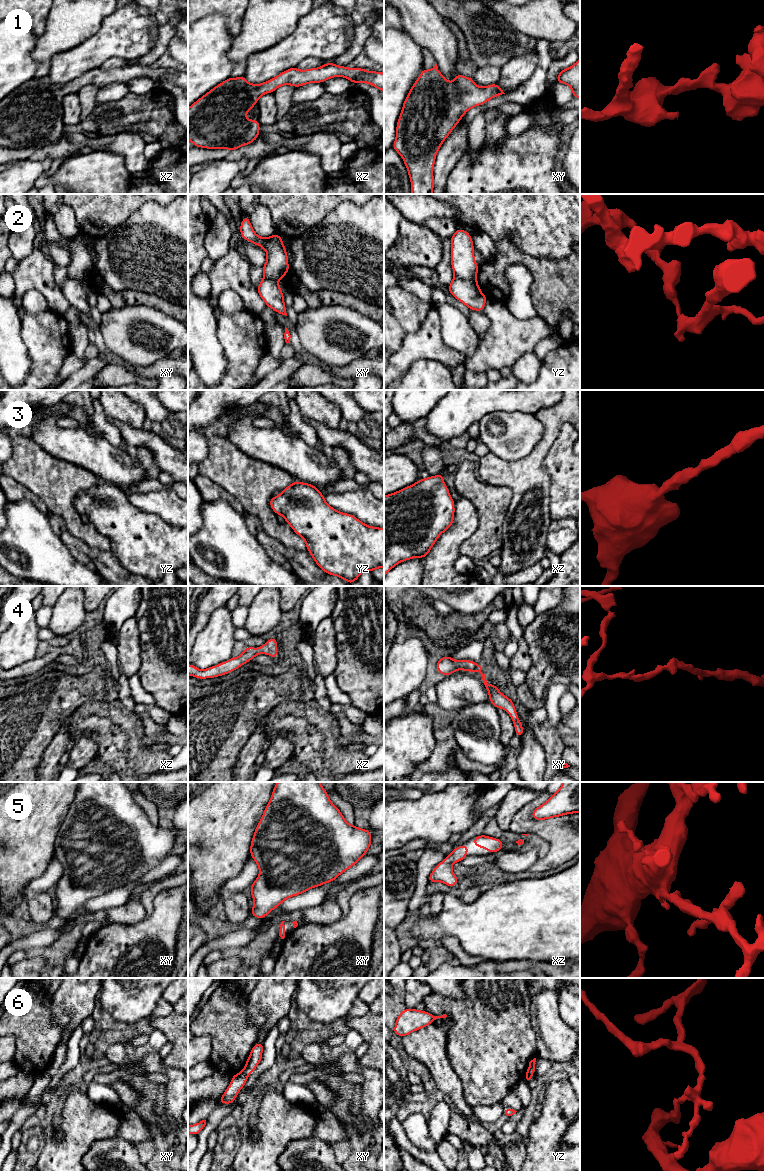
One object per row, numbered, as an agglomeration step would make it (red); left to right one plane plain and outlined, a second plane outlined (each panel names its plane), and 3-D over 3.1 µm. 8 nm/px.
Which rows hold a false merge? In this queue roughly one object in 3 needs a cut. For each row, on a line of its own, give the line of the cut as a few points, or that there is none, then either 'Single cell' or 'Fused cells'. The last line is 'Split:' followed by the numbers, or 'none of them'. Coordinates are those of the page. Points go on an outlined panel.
1: No split. Single cell
2: Split along yz (455, 274), (463, 278), (475, 280). Fused cells
3: No split. Single cell
4: No split. Single cell
5: No split. Single cell
6: Split along xy (242, 1071), (247, 1076). Fused cells
Split: 2, 6

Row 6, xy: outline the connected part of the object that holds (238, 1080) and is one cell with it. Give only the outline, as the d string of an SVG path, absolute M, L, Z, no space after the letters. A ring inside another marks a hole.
M239 1072L231 1077L231 1083L218 1100L220 1104L233 1104L240 1090L244 1087L248 1076L243 1072Z

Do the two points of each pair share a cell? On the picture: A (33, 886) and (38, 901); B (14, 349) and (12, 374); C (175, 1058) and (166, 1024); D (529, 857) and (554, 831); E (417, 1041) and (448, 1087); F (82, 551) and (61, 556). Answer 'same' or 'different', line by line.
A: different
B: same
C: same
D: different
E: same
F: different

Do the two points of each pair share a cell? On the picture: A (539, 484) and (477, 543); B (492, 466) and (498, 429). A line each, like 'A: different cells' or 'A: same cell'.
A: different cells
B: different cells

